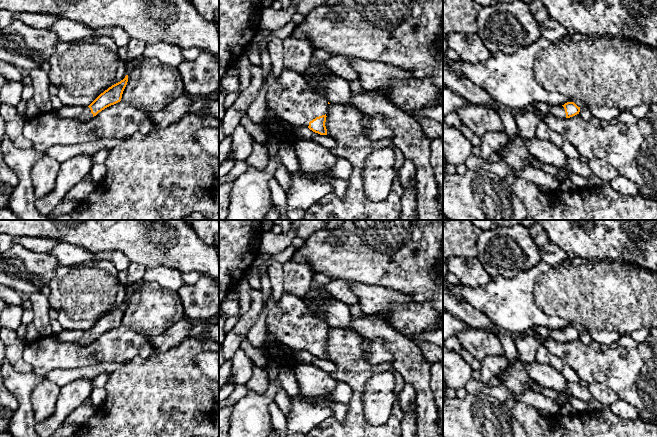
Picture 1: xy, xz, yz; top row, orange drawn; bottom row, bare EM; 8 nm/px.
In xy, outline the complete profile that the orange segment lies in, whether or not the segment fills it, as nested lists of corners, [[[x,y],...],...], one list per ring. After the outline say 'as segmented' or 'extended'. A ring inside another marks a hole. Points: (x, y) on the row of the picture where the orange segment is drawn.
[[[128,75],[123,80],[112,85],[101,93],[89,106],[66,106],[54,111],[61,117],[78,119],[81,121],[90,120],[105,108],[121,101],[123,91],[128,82]]] | extended

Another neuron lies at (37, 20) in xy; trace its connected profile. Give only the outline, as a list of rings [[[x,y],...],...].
[[[16,12],[13,16],[13,21],[21,21],[31,27],[44,29],[50,27],[57,19],[58,17],[53,15],[29,12]]]

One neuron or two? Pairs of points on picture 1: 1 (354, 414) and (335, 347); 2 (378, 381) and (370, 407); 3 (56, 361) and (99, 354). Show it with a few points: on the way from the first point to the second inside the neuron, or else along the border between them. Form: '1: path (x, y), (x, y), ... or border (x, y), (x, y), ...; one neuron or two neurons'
1: path (356, 397), (356, 375), (351, 364); one neuron
2: path (375, 387), (369, 393), (370, 401); one neuron
3: path (67, 355), (88, 354); one neuron

